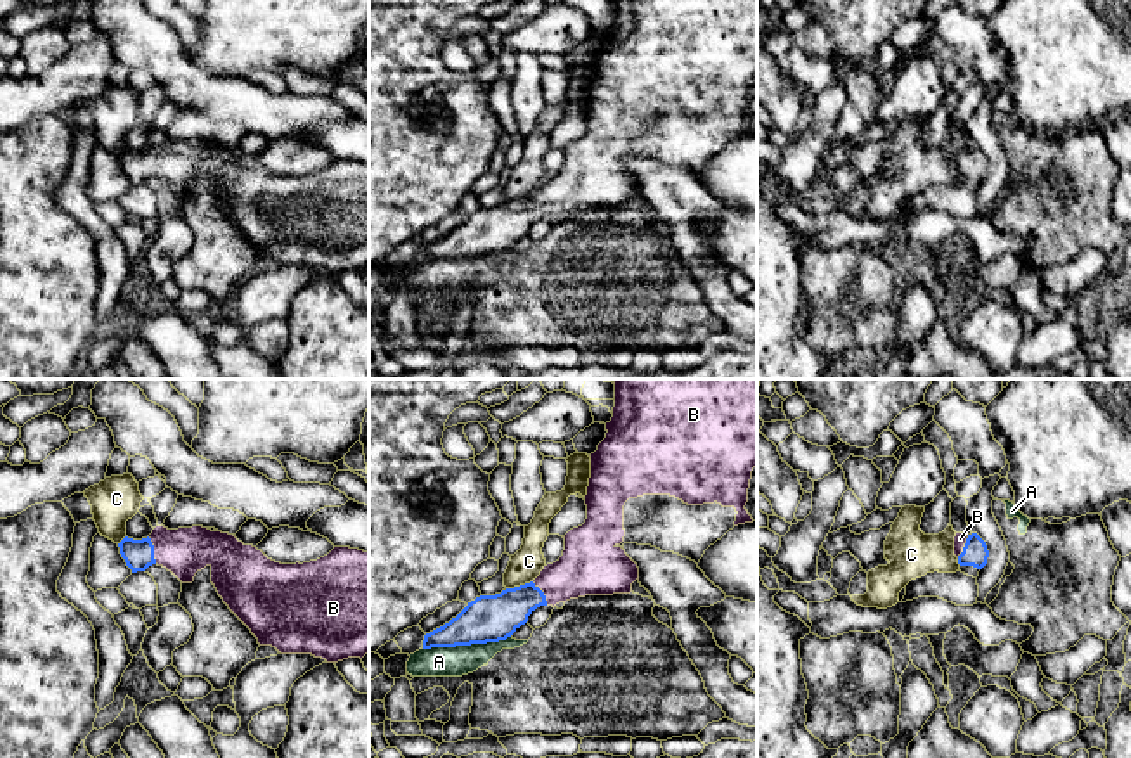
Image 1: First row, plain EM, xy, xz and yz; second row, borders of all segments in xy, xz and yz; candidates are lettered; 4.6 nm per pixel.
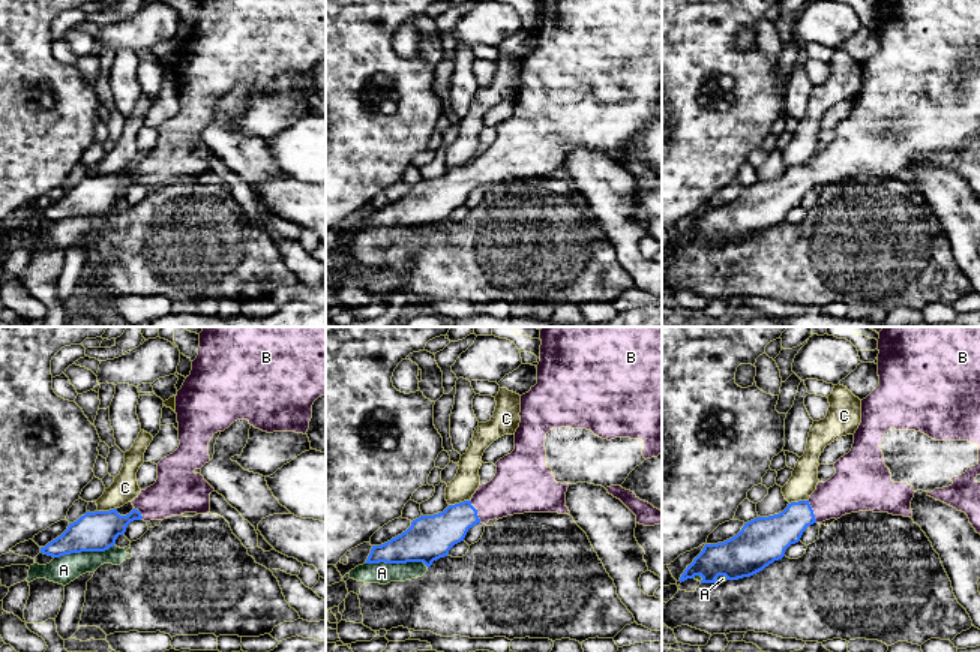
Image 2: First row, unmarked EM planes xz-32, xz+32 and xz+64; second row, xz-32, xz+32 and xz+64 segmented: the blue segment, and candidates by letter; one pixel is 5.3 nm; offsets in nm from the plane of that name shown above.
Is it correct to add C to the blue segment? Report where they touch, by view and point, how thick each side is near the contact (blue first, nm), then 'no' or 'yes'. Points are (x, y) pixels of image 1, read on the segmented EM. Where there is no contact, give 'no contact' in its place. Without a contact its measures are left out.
xz (520, 585) | 220/150 nm | no

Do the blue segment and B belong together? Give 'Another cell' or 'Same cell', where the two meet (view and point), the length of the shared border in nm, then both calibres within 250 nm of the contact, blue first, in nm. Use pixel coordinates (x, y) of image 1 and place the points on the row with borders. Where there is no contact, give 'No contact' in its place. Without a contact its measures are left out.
Same cell. Touches blue at xy (153, 551). Shared border 130 nm. Thickness 140 nm (blue) against 220 nm

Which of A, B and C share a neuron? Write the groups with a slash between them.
A / B / C

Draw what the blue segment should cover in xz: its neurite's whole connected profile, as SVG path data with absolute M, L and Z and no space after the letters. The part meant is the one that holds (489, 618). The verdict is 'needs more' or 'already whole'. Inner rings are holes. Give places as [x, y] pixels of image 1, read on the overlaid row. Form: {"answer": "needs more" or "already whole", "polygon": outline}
{"answer": "needs more", "polygon": "M615 379L613 384L615 407L606 422L606 438L589 455L587 519L563 536L563 556L544 566L530 583L468 602L456 618L424 635L423 649L506 640L540 606L554 607L585 595L630 594L639 568L622 549L625 543L651 545L698 564L705 550L729 530L753 523L745 505L757 466L757 379Z"}

